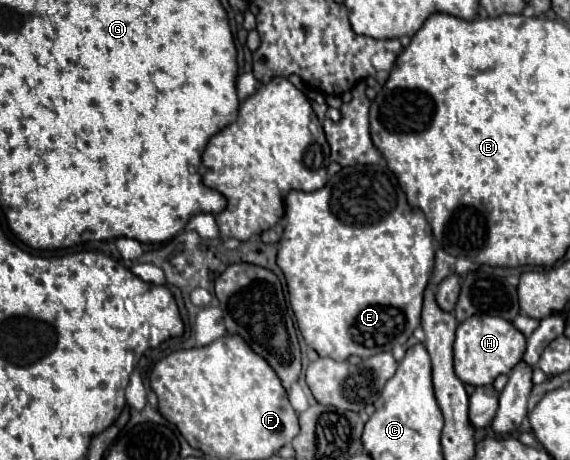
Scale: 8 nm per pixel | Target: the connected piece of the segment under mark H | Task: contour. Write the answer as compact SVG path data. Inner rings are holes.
M471 316L457 326L455 332L455 374L471 386L493 384L499 374L509 374L525 352L525 336L499 316Z

